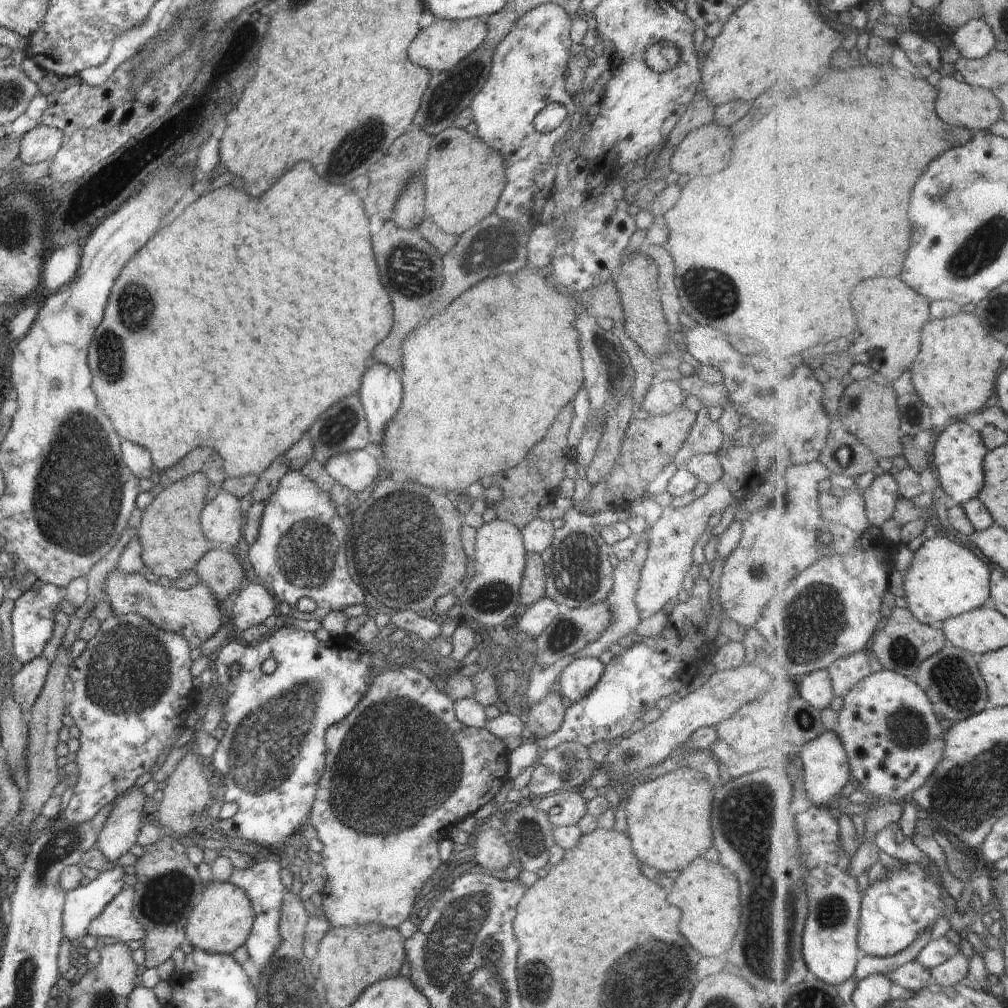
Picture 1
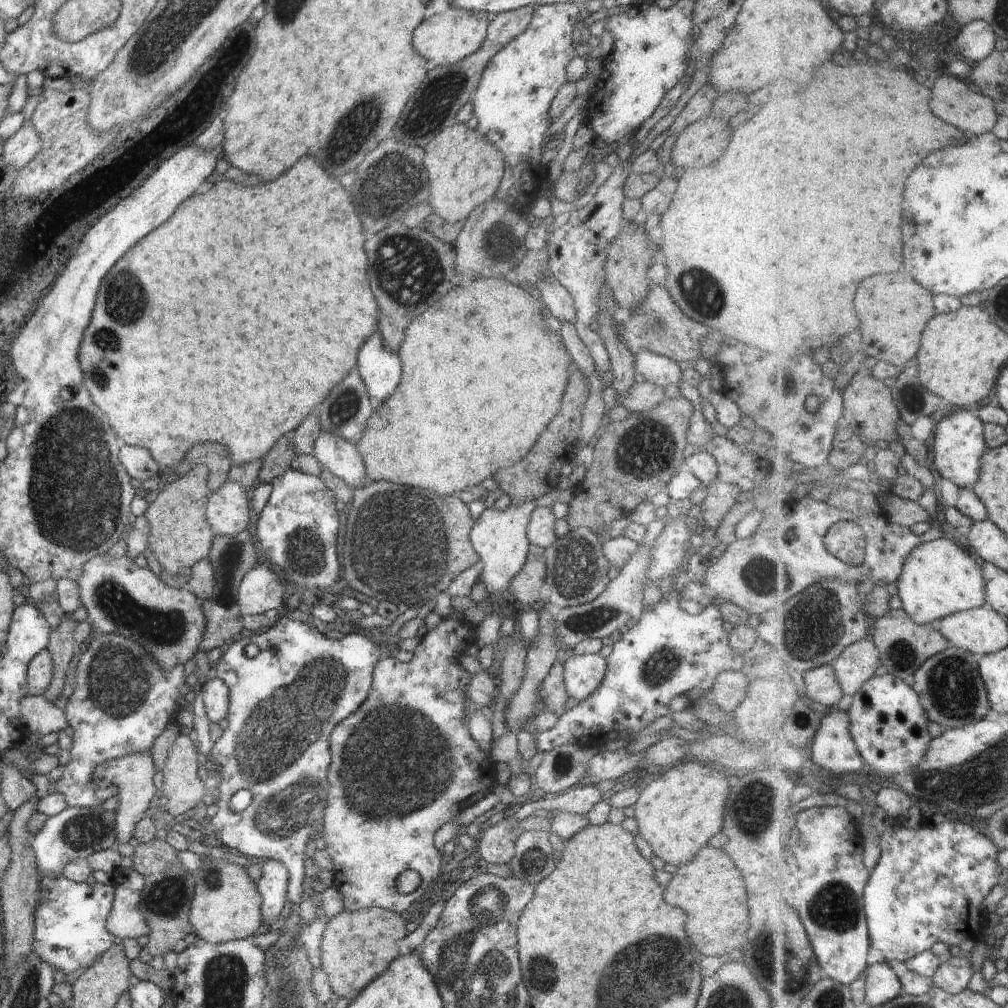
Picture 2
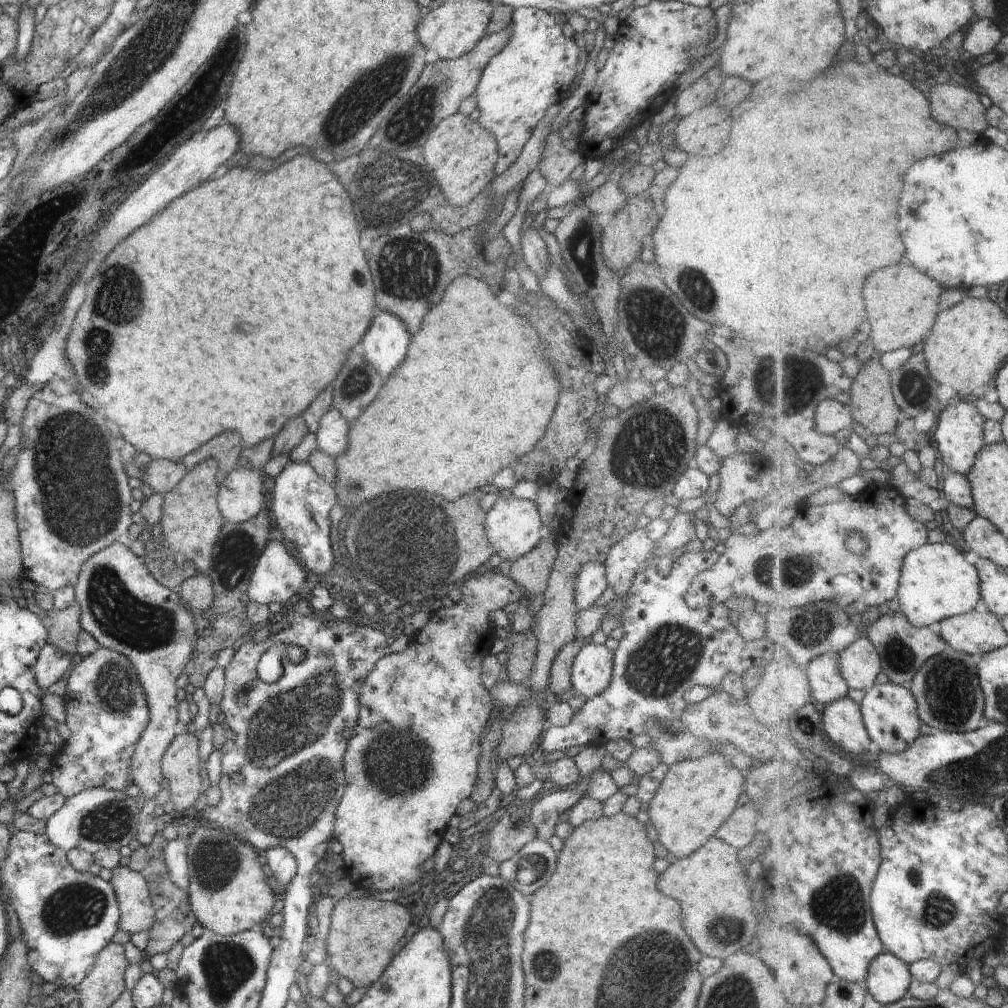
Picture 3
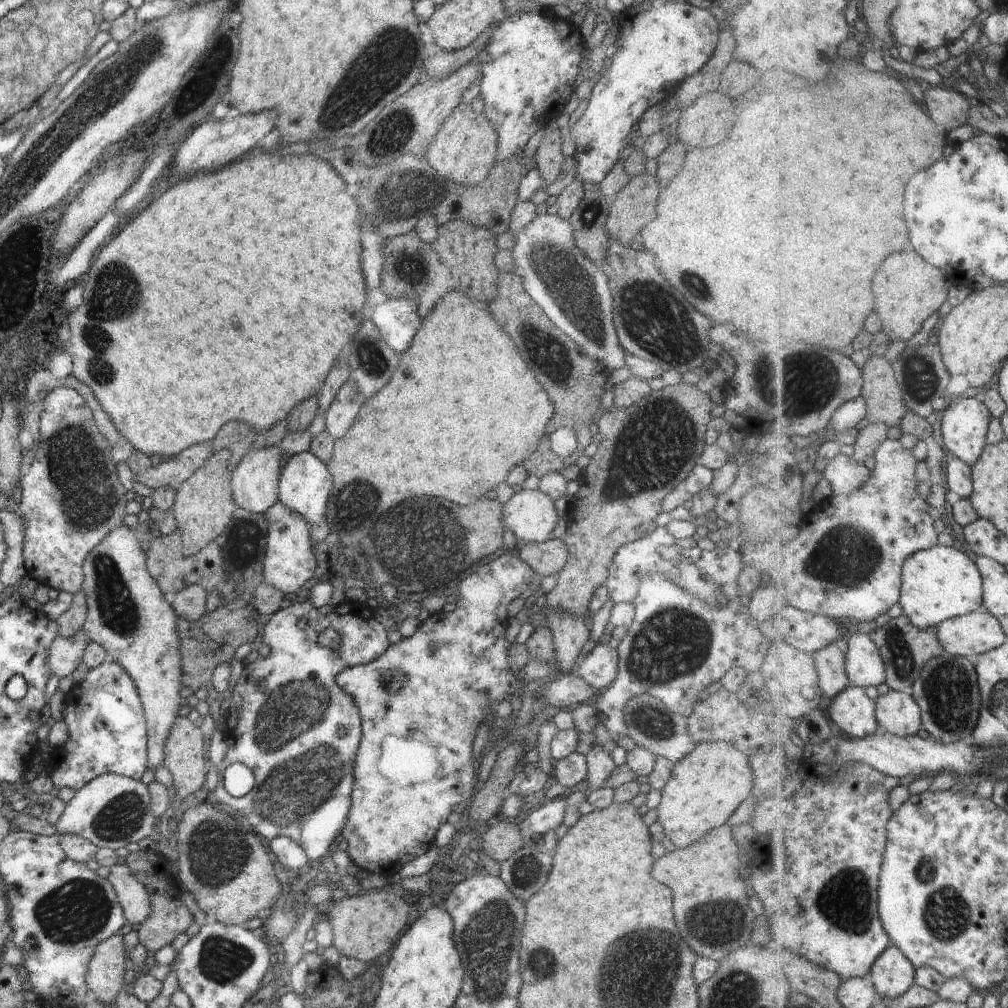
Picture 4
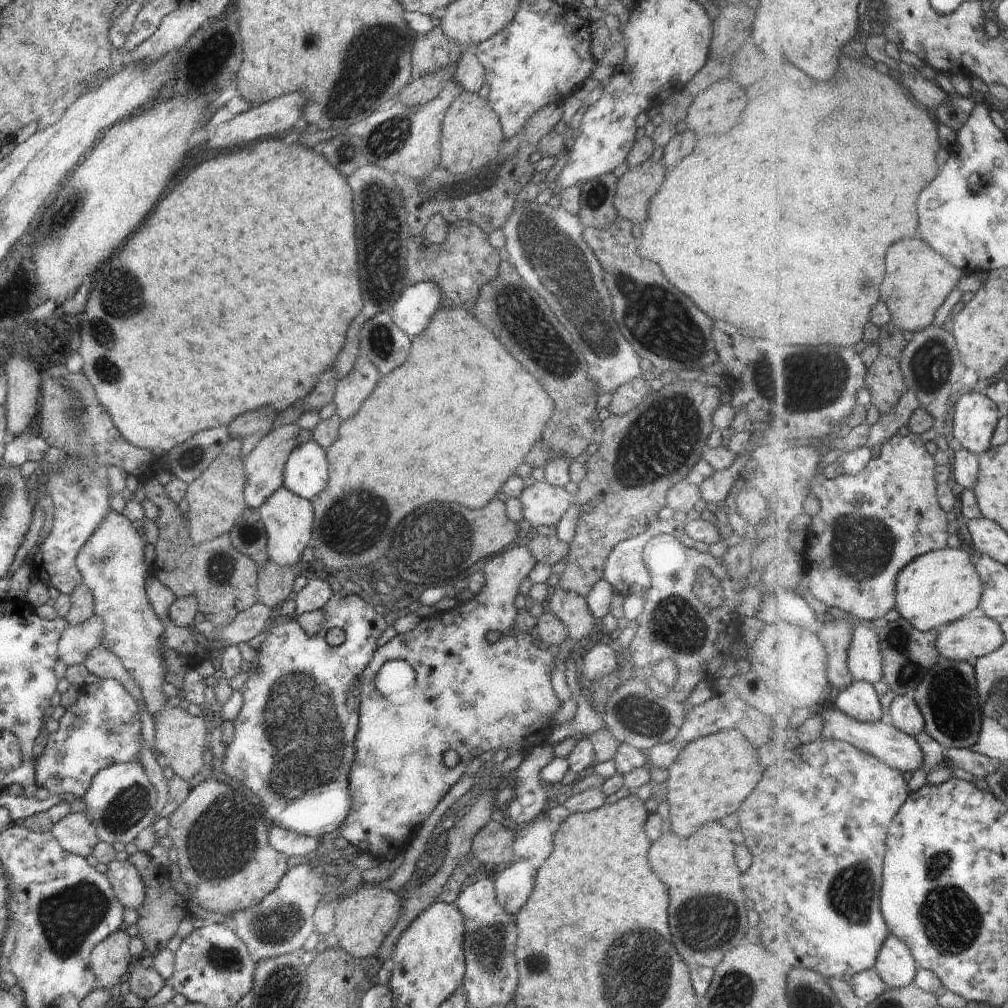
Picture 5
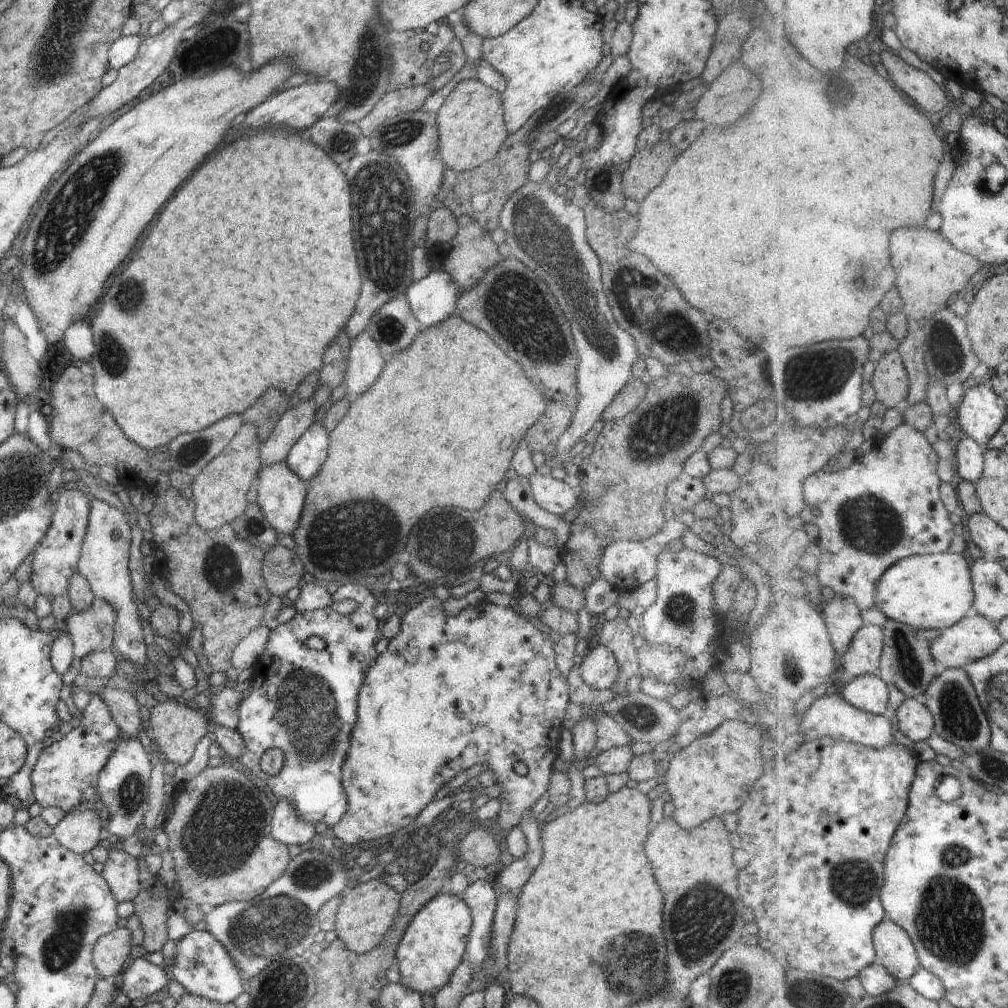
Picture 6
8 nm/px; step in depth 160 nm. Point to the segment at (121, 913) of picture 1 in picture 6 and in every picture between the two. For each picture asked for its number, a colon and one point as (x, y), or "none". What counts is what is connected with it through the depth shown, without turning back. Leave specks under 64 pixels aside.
2: (125, 920)
3: (132, 894)
4: (132, 896)
5: (124, 879)
6: (121, 870)

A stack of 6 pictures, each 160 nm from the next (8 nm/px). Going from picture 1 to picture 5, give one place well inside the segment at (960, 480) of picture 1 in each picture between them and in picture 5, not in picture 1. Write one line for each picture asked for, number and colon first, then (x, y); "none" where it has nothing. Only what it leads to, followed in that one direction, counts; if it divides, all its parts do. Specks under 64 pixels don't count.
2: (961, 442)
3: (961, 436)
4: (966, 422)
5: (977, 417)

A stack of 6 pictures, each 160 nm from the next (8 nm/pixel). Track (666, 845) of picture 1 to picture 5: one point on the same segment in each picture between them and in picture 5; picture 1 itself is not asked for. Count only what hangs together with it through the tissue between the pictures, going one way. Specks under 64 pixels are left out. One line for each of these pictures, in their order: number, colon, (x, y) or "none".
2: (681, 808)
3: (696, 796)
4: (706, 786)
5: (713, 774)

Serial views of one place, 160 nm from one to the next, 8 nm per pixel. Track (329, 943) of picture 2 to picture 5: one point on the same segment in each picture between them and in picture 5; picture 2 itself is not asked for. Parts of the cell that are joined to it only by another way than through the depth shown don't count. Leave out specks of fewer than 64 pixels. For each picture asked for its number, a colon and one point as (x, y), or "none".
3: (365, 934)
4: (366, 927)
5: (363, 920)

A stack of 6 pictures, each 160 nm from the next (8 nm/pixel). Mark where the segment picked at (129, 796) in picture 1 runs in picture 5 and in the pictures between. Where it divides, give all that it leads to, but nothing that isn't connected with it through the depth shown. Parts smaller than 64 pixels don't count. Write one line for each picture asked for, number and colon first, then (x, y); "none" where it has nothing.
2: (132, 774)
3: (123, 607)
4: (128, 615)
5: (111, 563)

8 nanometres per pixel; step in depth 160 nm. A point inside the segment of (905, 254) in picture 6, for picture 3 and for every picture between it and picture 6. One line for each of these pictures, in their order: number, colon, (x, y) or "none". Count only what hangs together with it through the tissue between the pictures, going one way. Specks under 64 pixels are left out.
3: (903, 304)
4: (910, 290)
5: (916, 295)

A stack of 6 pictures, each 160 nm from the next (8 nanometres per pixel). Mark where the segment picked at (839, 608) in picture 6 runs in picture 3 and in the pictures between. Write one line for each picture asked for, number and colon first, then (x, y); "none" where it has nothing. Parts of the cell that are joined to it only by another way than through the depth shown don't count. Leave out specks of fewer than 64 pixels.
3: (828, 684)
4: (832, 662)
5: (838, 637)

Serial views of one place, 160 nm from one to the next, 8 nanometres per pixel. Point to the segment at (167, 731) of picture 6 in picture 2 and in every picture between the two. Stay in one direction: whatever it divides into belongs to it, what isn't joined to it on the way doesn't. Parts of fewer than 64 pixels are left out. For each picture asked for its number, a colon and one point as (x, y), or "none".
2: (183, 777)
3: (181, 765)
4: (184, 758)
5: (182, 738)

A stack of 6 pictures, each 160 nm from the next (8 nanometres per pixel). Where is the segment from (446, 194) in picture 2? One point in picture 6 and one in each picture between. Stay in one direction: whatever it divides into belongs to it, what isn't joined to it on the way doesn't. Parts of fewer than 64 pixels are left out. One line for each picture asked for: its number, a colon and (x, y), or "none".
3: (462, 155)
4: (465, 149)
5: (471, 133)
6: (470, 123)

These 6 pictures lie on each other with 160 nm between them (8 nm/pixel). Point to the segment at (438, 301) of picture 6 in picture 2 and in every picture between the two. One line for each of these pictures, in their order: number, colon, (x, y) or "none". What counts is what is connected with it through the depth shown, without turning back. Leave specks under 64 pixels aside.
2: (380, 368)
3: (384, 346)
4: (396, 319)
5: (411, 312)

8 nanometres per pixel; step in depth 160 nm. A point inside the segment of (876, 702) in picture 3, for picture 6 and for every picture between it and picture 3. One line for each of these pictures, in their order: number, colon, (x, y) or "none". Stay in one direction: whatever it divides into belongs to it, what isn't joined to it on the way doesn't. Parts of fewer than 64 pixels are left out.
4: (899, 713)
5: (905, 713)
6: (916, 720)

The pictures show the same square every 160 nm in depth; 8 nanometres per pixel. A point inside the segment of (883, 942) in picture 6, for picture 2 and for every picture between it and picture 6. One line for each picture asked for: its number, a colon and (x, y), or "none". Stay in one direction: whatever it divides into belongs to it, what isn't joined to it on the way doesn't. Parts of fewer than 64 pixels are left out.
2: (883, 984)
3: (890, 980)
4: (894, 974)
5: (897, 966)

